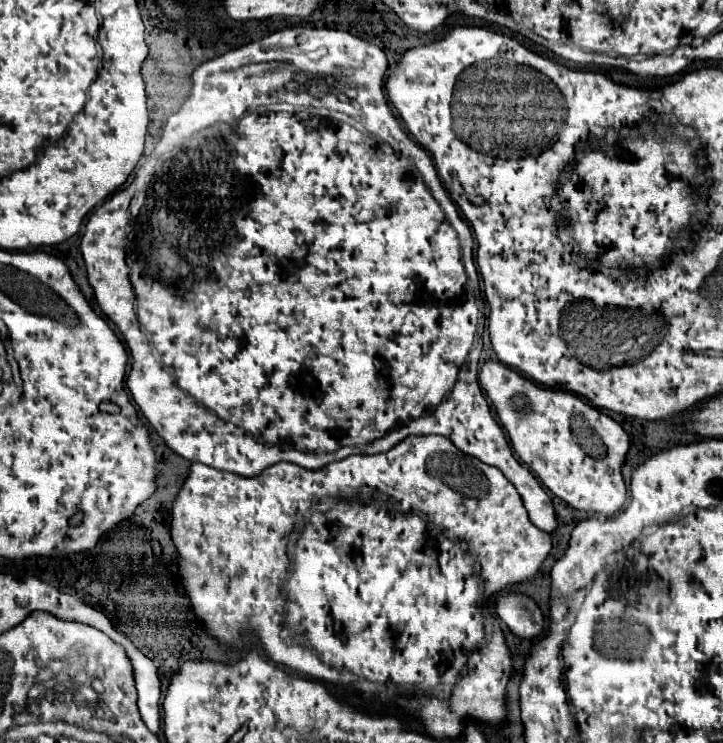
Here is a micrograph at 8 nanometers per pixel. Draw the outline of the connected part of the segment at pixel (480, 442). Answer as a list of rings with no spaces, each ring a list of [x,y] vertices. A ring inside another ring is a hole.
[[[310,26],[283,28],[200,65],[192,73],[192,94],[182,104],[182,108],[168,118],[164,126],[164,132],[153,151],[153,155],[158,158],[150,166],[150,172],[142,174],[144,178],[148,178],[148,182],[140,182],[140,198],[132,200],[130,194],[114,194],[102,206],[98,206],[92,212],[92,216],[88,218],[86,232],[80,242],[80,252],[84,256],[86,270],[88,270],[88,282],[94,288],[94,296],[96,296],[100,310],[118,326],[126,346],[130,348],[132,364],[130,364],[130,372],[126,378],[126,386],[128,386],[134,402],[138,404],[138,408],[142,410],[146,420],[154,426],[158,436],[166,442],[166,446],[170,450],[174,450],[176,454],[180,454],[182,458],[186,458],[190,462],[200,460],[206,466],[212,466],[212,468],[224,470],[224,472],[232,472],[232,474],[240,474],[240,476],[256,476],[266,466],[272,466],[282,460],[300,464],[302,468],[318,470],[318,468],[322,468],[334,460],[342,460],[350,454],[386,452],[412,434],[416,434],[416,436],[440,434],[440,436],[450,438],[454,442],[454,446],[460,448],[462,452],[476,456],[478,460],[482,460],[490,466],[500,468],[502,474],[516,486],[518,494],[522,496],[532,524],[544,532],[554,532],[558,528],[558,518],[556,518],[556,512],[552,506],[552,498],[544,492],[544,488],[534,478],[534,474],[514,458],[510,444],[508,444],[502,428],[494,420],[490,406],[478,386],[482,341],[473,349],[472,342],[476,336],[482,300],[480,300],[479,273],[473,259],[475,240],[472,230],[467,221],[463,217],[460,218],[458,210],[454,208],[452,200],[448,198],[426,150],[418,142],[414,142],[402,130],[398,120],[394,118],[394,114],[386,102],[384,90],[382,90],[386,68],[388,68],[386,54],[378,46],[374,46],[362,38],[356,38],[344,30],[319,29]],[[274,102],[288,102],[288,104],[296,104],[296,106],[304,106],[304,108],[328,108],[328,110],[336,110],[336,112],[344,112],[348,116],[352,114],[352,118],[356,118],[357,124],[350,126],[340,120],[334,120],[332,116],[324,114],[324,110],[250,112],[244,118],[240,118],[250,108],[268,106]],[[324,388],[328,388],[328,392],[334,392],[334,394],[328,394],[332,398],[328,398],[328,400],[324,398]]]

